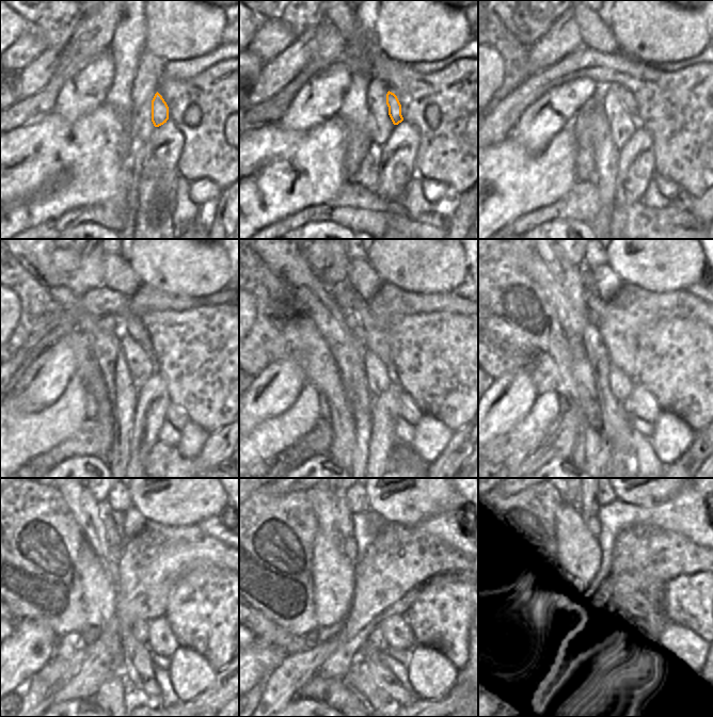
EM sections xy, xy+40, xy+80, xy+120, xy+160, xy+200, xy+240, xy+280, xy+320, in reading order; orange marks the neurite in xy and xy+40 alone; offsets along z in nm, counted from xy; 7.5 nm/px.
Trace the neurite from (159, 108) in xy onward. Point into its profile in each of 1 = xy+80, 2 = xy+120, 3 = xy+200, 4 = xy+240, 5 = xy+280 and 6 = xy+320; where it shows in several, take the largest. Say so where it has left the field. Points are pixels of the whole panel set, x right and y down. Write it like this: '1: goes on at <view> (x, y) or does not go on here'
1: goes on at xy+80 (627, 98)
2: goes on at xy+120 (132, 323)
3: goes on at xy+200 (595, 303)
4: goes on at xy+240 (114, 538)
5: goes on at xy+280 (345, 521)
6: goes on at xy+320 (588, 508)

